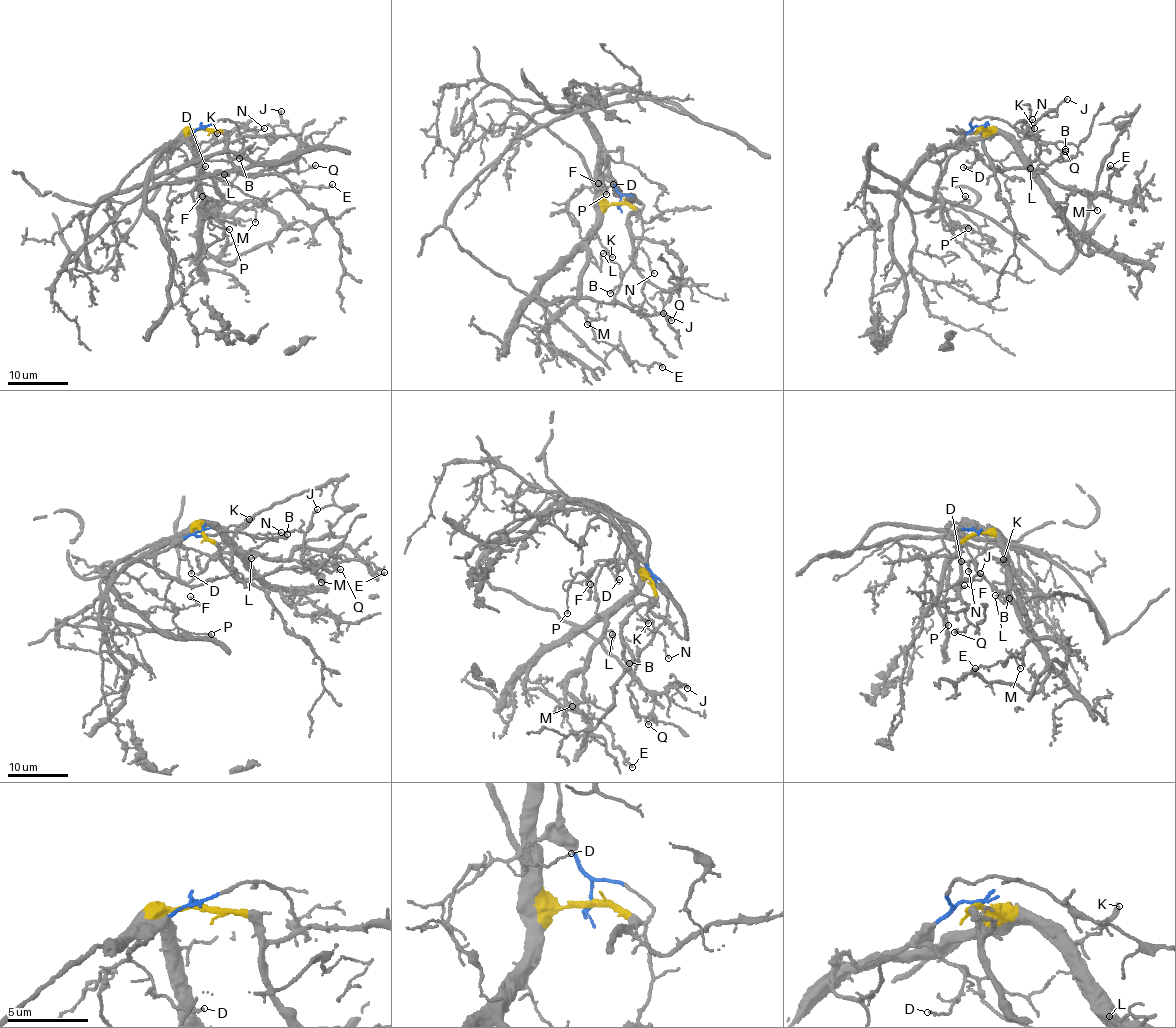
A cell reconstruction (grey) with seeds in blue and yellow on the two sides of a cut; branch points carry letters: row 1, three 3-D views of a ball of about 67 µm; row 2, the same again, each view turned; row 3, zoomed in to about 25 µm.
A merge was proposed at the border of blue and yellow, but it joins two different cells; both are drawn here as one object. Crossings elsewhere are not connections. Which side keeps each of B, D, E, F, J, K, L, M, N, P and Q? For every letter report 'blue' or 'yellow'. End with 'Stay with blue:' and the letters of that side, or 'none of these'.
B: blue
D: blue
E: yellow
F: blue
J: yellow
K: yellow
L: yellow
M: yellow
N: blue
P: blue
Q: yellow
Stay with blue: B, D, F, N, P

